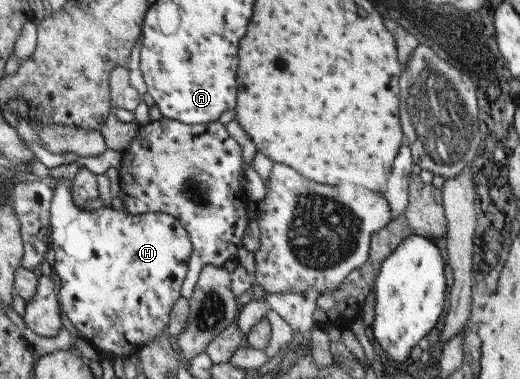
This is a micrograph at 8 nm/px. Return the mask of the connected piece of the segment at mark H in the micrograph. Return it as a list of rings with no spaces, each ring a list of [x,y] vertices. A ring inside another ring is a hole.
[[[57,180],[49,211],[51,241],[55,250],[54,268],[60,277],[59,303],[67,319],[104,358],[120,355],[124,359],[136,357],[141,343],[153,341],[166,331],[169,315],[181,297],[181,285],[188,272],[192,241],[179,221],[165,213],[133,215],[126,209],[117,211],[102,206],[84,210],[72,199],[71,181]]]

